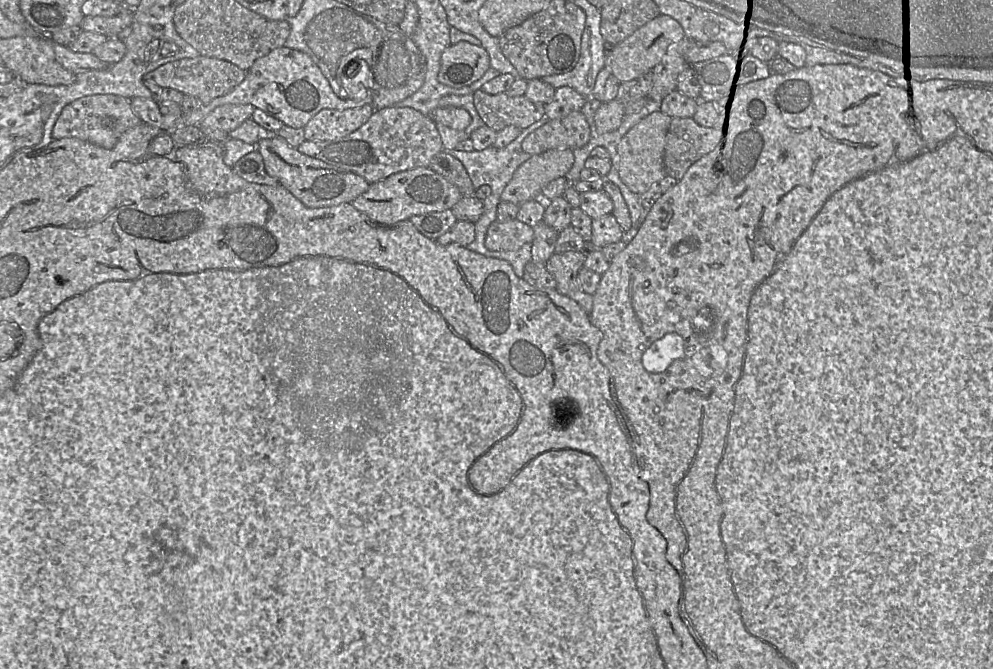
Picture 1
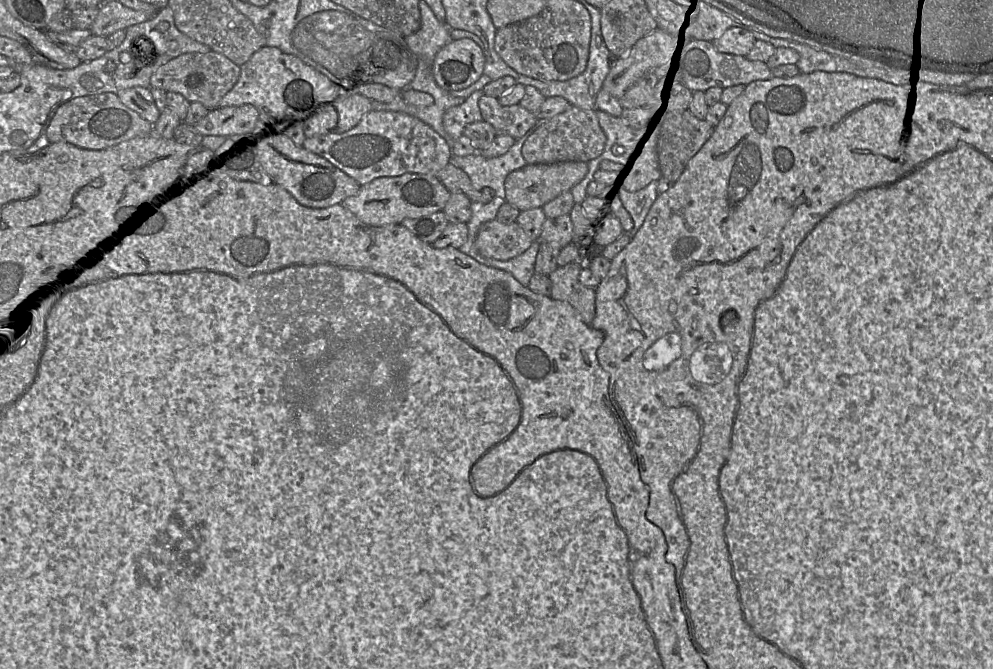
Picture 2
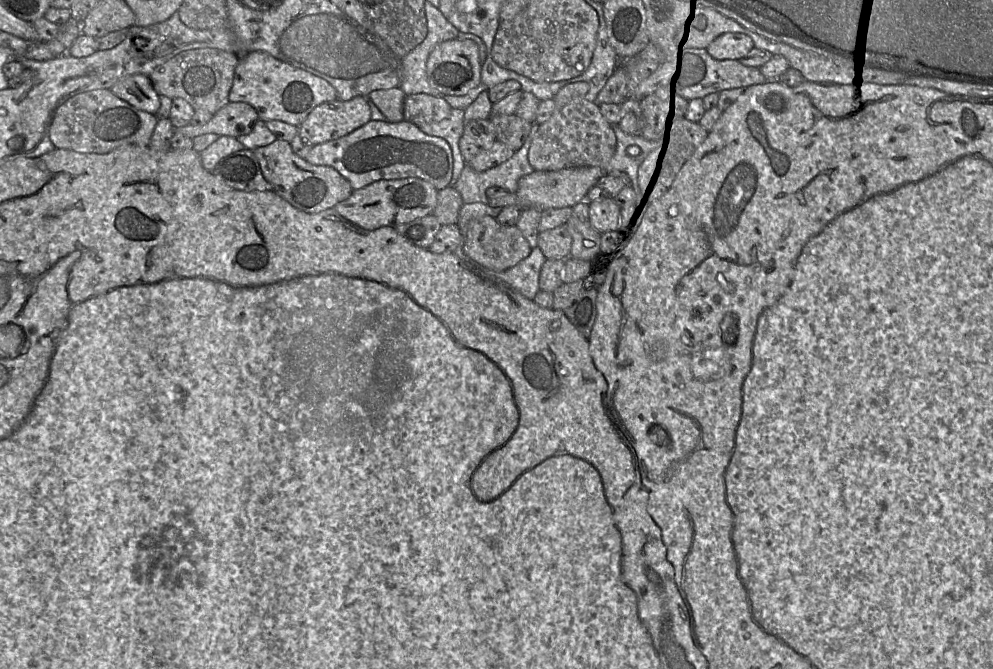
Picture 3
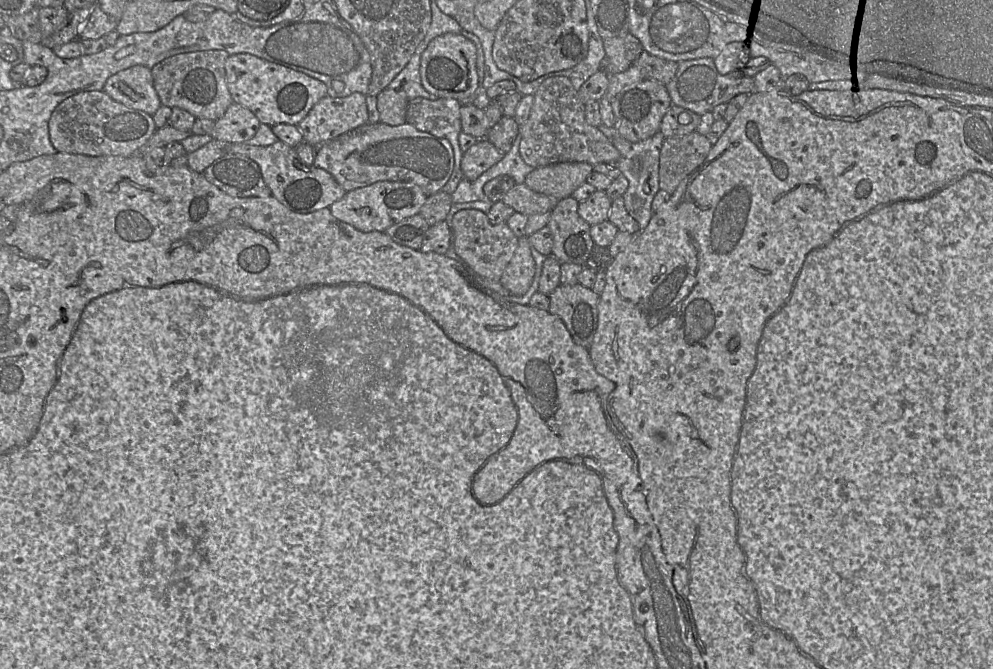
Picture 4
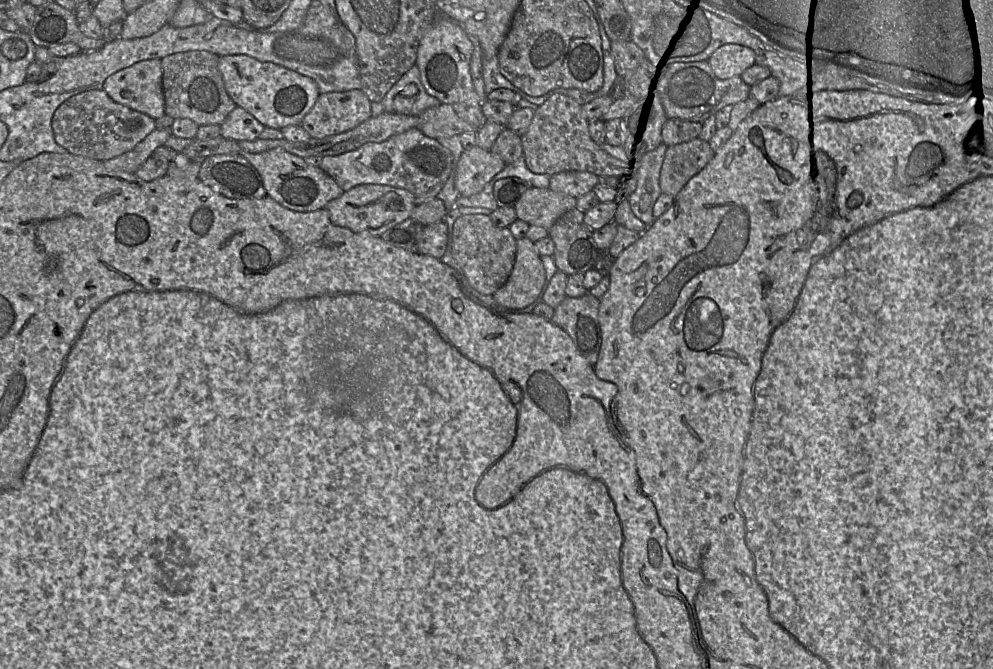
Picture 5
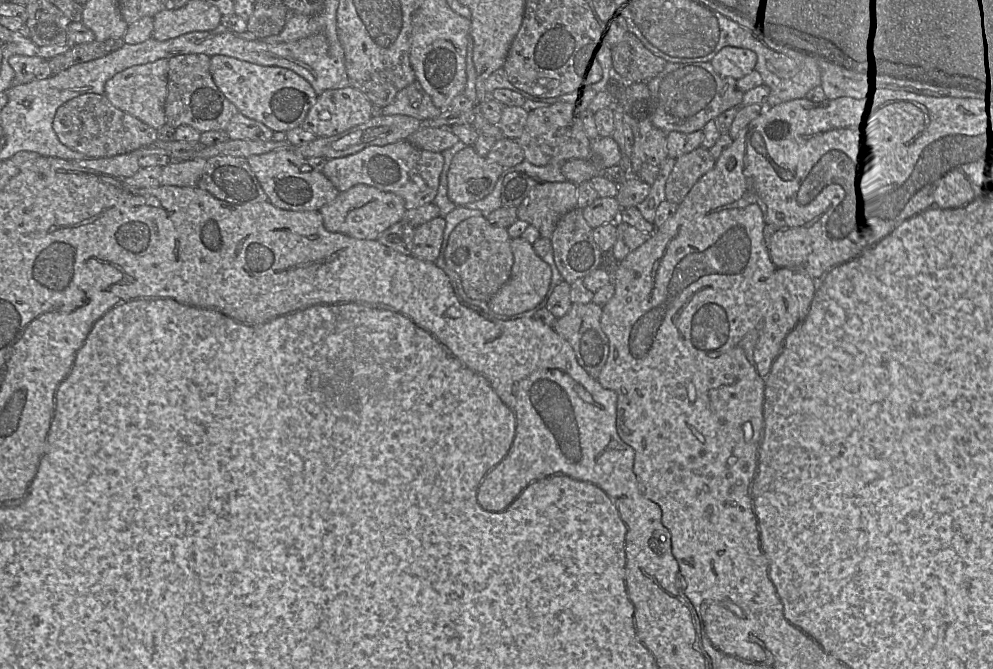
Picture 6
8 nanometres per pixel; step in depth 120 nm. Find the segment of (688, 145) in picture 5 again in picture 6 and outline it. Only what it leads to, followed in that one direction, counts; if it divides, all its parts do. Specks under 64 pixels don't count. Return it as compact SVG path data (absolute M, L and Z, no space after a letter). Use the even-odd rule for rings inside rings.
M700 146L675 160L666 181L665 197L677 205L682 202L694 184L715 165L709 150Z

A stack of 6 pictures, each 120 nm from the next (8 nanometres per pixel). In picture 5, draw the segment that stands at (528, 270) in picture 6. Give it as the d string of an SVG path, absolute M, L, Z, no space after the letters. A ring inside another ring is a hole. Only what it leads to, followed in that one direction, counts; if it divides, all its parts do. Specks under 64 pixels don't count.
M525 236L517 240L516 247L514 266L505 285L493 296L477 297L483 304L500 312L521 310L532 303L541 302L546 289L546 272L535 244Z

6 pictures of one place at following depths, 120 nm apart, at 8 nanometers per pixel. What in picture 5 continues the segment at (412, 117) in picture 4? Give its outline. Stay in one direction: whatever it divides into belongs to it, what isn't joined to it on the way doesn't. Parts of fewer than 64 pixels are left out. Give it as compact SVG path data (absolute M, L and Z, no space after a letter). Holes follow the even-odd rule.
M440 104L423 111L419 116L418 129L433 139L449 138L463 133L477 133L477 128L460 118L453 105Z

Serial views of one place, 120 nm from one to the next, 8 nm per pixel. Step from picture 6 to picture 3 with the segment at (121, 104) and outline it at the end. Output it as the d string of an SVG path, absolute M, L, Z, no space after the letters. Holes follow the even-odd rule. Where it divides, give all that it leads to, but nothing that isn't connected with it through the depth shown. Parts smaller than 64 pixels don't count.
M144 74L127 76L116 82L110 90L118 98L150 114L156 114L160 108L160 96Z

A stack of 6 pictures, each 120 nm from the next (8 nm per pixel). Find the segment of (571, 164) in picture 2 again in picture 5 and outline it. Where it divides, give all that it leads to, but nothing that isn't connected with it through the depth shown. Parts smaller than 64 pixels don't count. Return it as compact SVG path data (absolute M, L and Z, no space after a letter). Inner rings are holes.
M563 171L550 176L549 189L577 198L593 190L598 179L588 171Z

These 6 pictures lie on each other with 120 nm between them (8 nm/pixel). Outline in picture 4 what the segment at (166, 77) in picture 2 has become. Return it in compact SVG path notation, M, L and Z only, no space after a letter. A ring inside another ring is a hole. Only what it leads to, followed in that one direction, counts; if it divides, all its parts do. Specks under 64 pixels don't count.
M204 50L176 54L157 63L151 68L155 90L164 106L187 110L196 118L213 121L221 118L234 102L226 82L225 61L229 54L224 50Z

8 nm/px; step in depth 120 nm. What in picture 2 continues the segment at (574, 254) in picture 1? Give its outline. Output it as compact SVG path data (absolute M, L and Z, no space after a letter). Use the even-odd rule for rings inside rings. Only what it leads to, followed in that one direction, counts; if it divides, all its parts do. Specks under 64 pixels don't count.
M569 263L557 267L550 275L552 283L551 298L570 304L580 319L591 326L596 313L595 289L583 286L579 275L584 265Z

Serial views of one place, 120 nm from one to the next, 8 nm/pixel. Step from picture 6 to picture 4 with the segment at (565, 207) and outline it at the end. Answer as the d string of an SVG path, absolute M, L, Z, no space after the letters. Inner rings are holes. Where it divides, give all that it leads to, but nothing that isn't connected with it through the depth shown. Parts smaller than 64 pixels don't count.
M516 184L502 199L503 203L526 216L551 212L558 201L531 190L525 184Z

